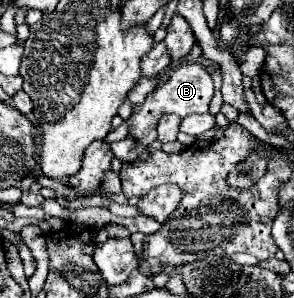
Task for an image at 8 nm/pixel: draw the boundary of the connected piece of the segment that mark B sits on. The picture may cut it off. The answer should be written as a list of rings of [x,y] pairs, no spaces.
[[[182,64],[180,68],[172,70],[168,80],[160,84],[156,90],[152,90],[142,104],[134,106],[134,112],[128,118],[128,132],[136,142],[148,148],[158,136],[156,124],[164,114],[176,114],[180,118],[186,118],[190,114],[204,114],[208,112],[212,96],[214,96],[214,84],[210,74],[200,64]]]

